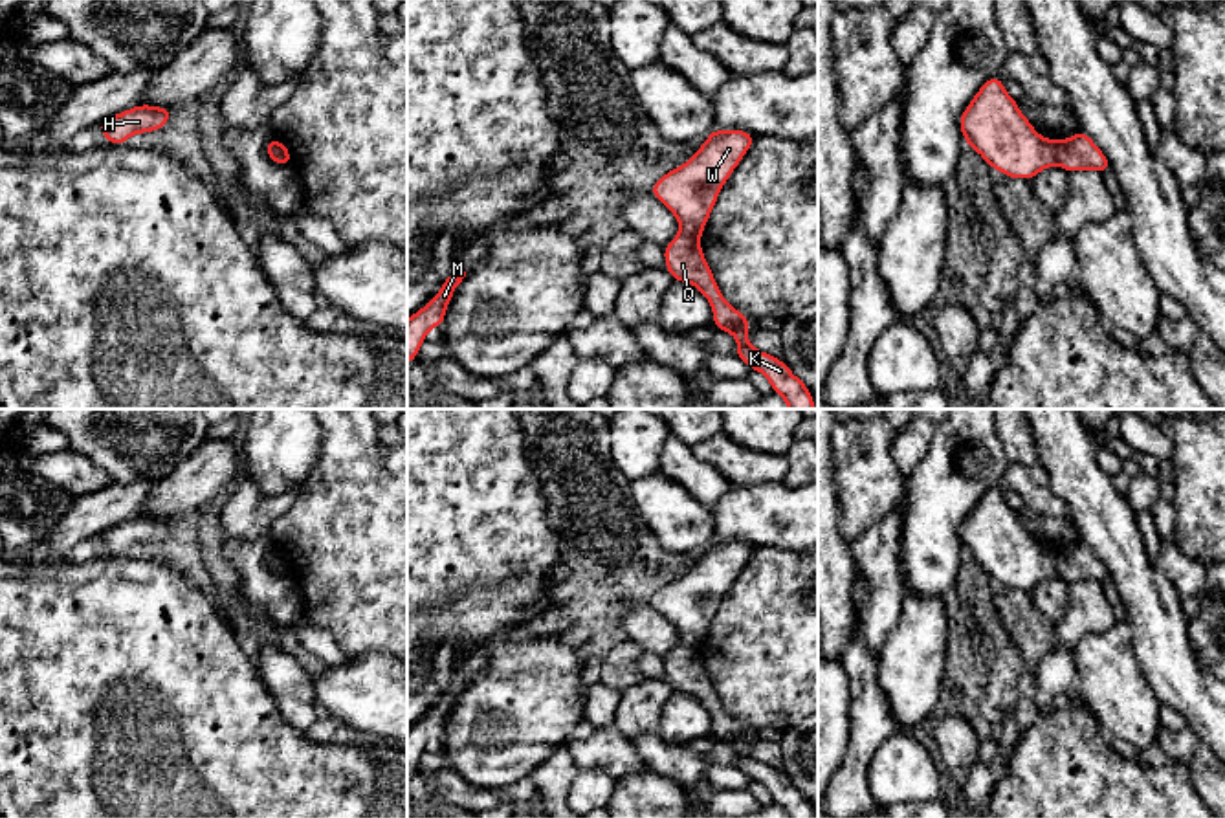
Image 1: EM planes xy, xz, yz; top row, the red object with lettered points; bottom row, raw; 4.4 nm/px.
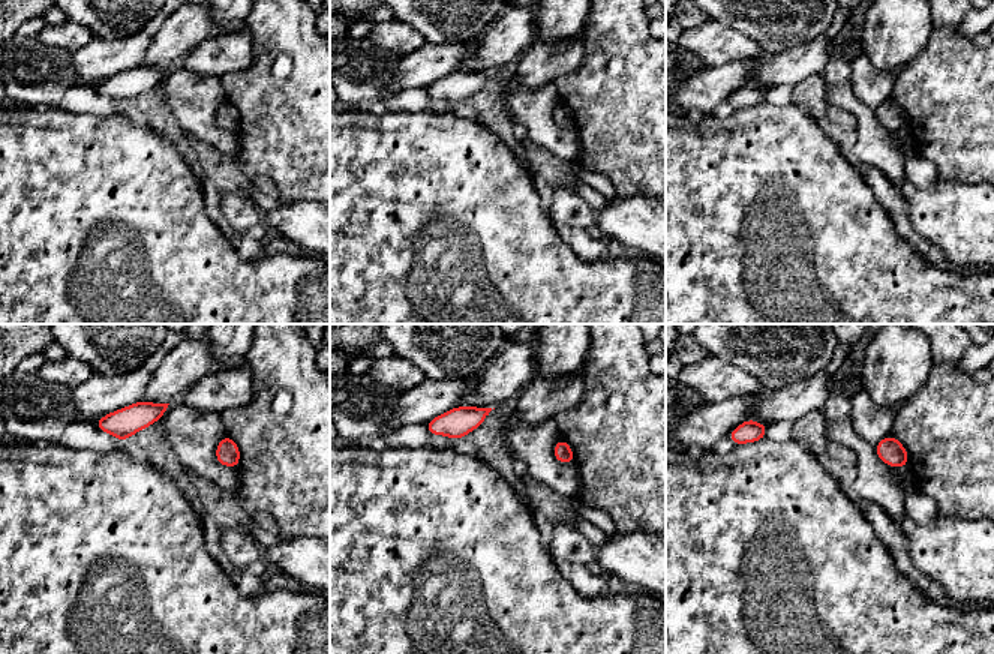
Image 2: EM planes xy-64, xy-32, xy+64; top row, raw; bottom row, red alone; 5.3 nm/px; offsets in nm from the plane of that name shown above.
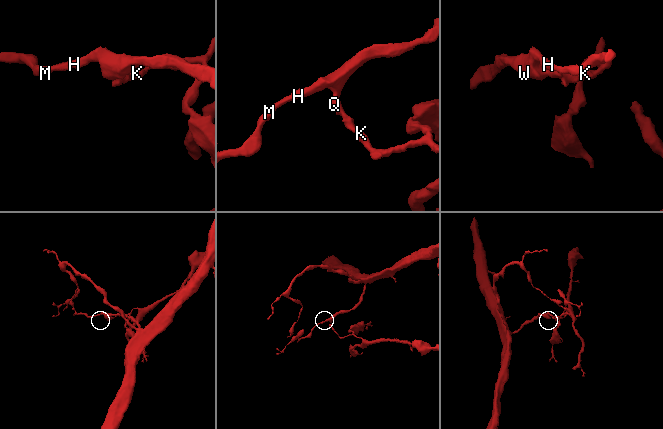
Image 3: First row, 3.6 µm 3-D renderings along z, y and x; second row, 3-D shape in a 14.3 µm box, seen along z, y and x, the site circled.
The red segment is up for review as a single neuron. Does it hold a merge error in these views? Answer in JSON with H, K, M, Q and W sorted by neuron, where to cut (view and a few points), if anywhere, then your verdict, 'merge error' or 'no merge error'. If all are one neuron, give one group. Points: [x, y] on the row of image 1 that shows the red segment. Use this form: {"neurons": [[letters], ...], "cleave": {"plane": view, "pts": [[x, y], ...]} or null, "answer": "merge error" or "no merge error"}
{"neurons": [["H", "M", "W"], ["K", "Q"]], "cleave": {"plane": "yz", "pts": [[1053, 140], [1057, 162]]}, "answer": "merge error"}

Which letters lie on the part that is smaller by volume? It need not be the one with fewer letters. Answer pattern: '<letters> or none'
K, Q

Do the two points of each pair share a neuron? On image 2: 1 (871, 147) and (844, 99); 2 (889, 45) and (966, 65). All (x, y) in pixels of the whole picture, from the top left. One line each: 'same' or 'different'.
1: same
2: different

